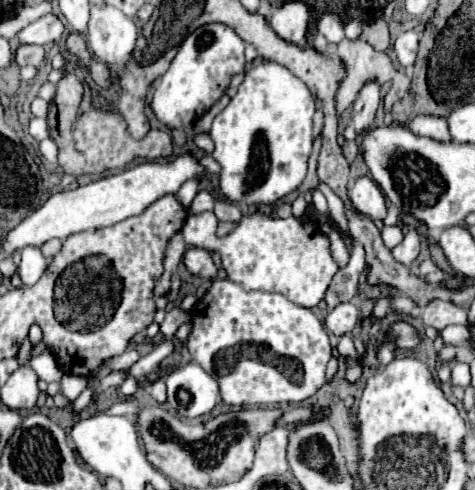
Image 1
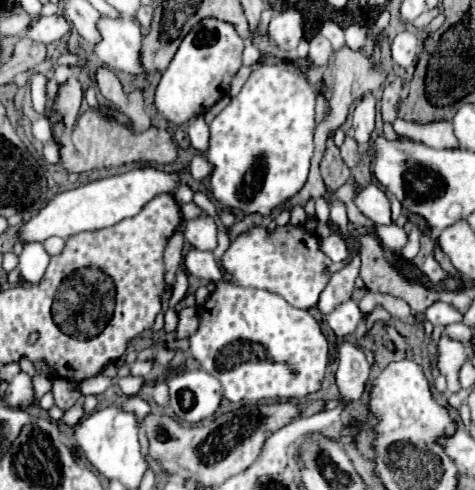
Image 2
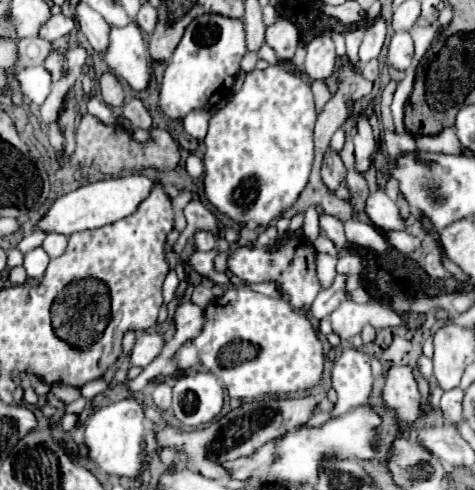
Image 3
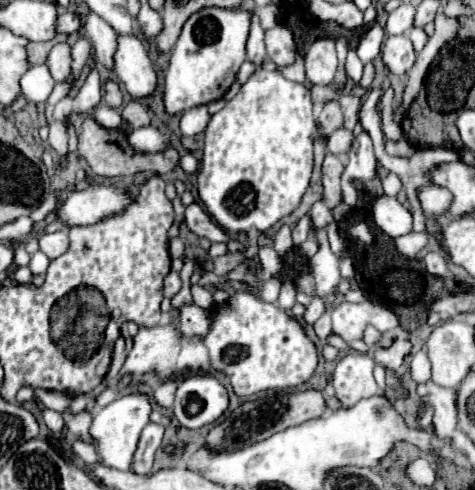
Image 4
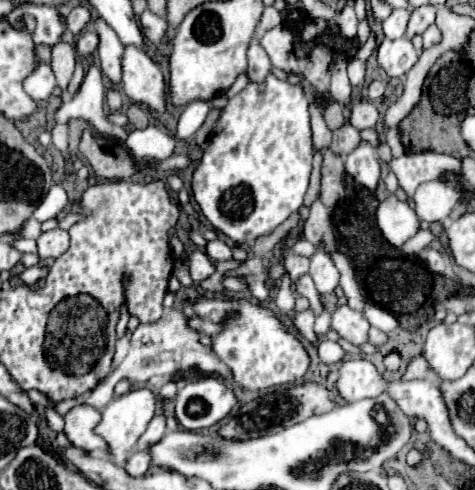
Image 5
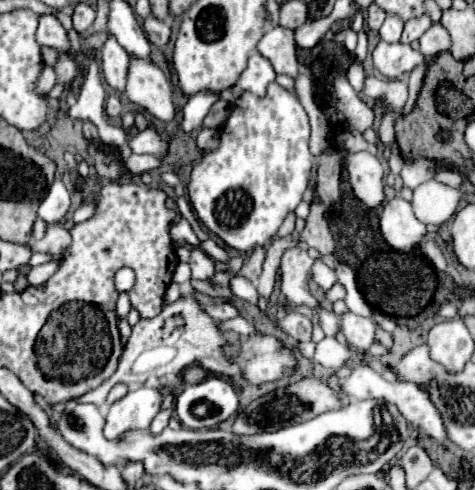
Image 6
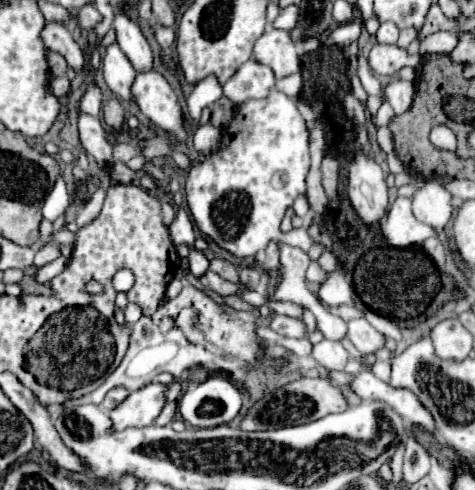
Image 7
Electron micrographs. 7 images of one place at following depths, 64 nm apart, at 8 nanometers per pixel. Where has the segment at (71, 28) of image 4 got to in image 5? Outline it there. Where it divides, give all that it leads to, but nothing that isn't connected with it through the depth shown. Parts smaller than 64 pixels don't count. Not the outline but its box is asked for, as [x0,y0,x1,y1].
[66,6,90,34]

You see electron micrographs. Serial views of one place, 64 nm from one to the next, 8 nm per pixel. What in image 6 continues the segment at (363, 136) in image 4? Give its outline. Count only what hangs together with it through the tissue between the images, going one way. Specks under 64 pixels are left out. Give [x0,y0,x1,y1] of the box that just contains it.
[346,152,384,208]

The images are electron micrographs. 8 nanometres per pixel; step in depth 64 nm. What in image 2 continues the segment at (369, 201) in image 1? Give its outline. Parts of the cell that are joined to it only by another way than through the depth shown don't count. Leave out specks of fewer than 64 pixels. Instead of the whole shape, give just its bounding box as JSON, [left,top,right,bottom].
[354,182,392,226]

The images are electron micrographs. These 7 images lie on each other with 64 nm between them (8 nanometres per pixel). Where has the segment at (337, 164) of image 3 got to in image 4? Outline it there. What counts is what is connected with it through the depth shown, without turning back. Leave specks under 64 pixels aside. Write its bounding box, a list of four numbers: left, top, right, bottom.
[322,156,344,206]

